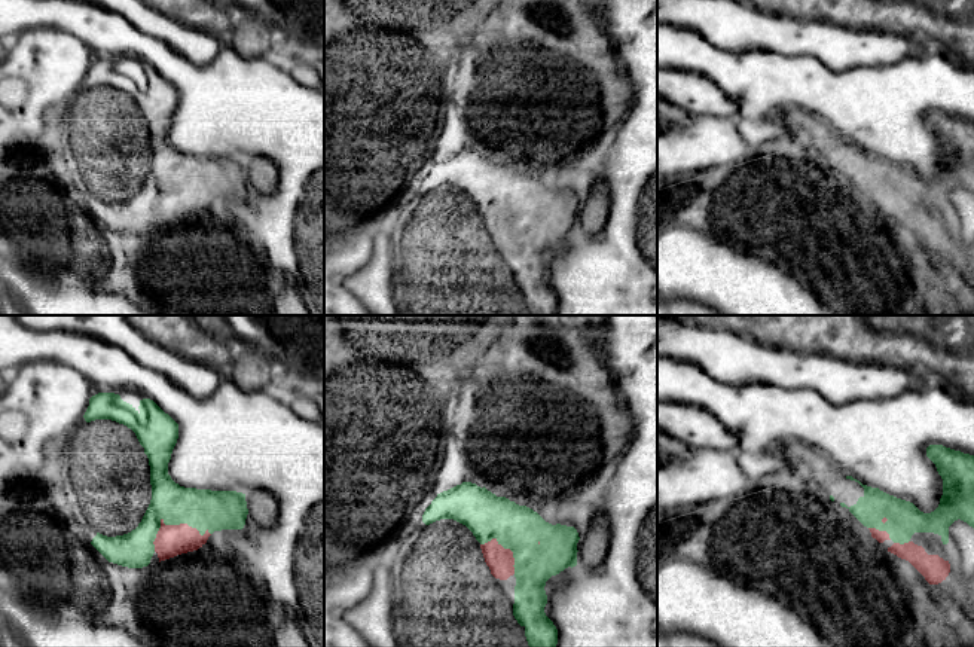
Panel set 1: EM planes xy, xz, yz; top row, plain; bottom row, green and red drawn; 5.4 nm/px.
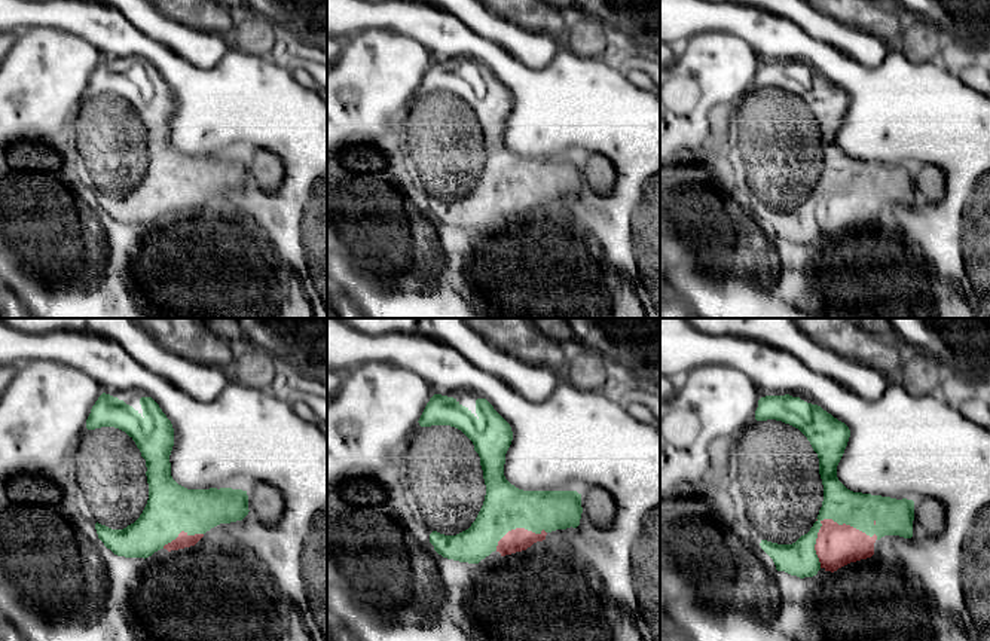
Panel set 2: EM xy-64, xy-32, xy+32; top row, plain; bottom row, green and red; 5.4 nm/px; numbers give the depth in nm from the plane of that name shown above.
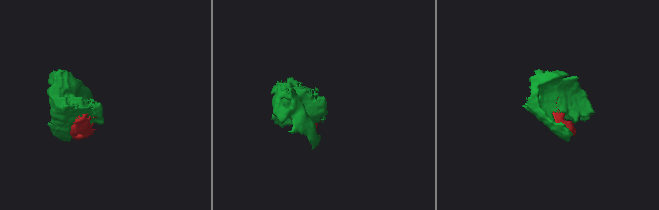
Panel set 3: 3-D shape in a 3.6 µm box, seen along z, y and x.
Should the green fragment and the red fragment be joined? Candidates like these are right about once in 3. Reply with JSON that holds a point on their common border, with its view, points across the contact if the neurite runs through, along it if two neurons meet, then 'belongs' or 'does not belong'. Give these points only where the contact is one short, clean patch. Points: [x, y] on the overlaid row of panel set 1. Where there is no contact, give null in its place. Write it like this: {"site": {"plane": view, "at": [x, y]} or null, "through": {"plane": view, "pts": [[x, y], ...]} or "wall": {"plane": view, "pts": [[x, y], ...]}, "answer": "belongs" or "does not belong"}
{"site": {"plane": "xy", "at": [171, 524]}, "answer": "belongs"}

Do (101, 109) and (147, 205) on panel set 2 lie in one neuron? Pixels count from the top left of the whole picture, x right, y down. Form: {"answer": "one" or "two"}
{"answer": "one"}

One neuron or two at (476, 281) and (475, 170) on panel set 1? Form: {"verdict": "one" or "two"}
{"verdict": "one"}

